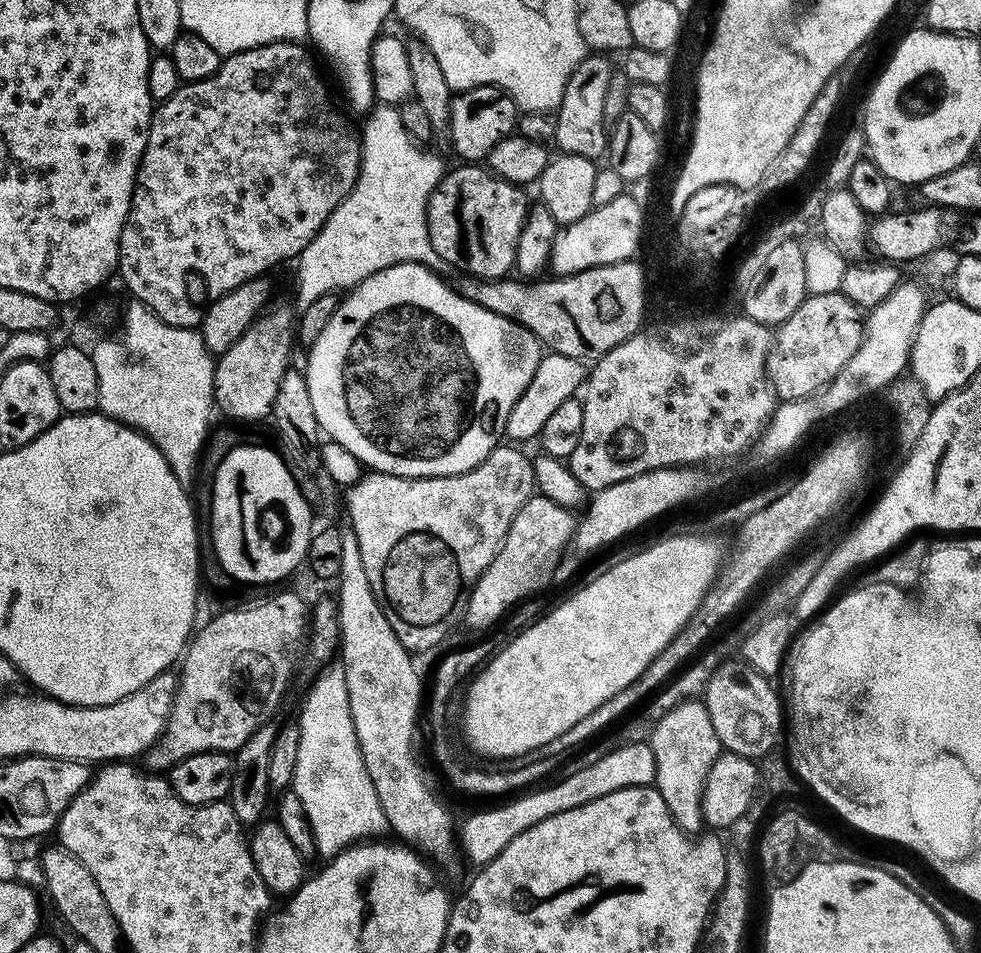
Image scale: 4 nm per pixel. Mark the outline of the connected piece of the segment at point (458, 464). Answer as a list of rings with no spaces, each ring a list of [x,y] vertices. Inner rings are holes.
[[[395,264],[389,268],[384,268],[381,272],[376,272],[370,278],[366,278],[363,282],[356,285],[341,299],[340,305],[334,310],[334,314],[330,318],[330,322],[326,322],[326,330],[322,330],[322,334],[318,334],[318,342],[314,342],[307,349],[308,352],[308,368],[306,367],[306,375],[308,385],[310,386],[310,398],[314,402],[314,414],[320,423],[321,433],[331,443],[346,446],[346,450],[350,450],[350,454],[354,454],[354,458],[358,458],[361,465],[365,469],[374,472],[385,472],[391,476],[453,476],[454,474],[462,474],[468,472],[474,466],[478,466],[487,458],[491,452],[497,448],[504,436],[504,427],[510,418],[510,410],[514,410],[514,402],[518,402],[520,395],[526,390],[526,386],[530,386],[530,378],[534,378],[534,370],[538,370],[538,362],[542,355],[542,345],[536,339],[534,333],[526,330],[521,324],[515,324],[514,321],[506,319],[505,316],[494,314],[490,310],[486,310],[482,306],[478,306],[473,300],[468,300],[465,296],[461,296],[455,287],[452,288],[444,281],[443,275],[437,274],[431,268],[427,268],[424,264]]]

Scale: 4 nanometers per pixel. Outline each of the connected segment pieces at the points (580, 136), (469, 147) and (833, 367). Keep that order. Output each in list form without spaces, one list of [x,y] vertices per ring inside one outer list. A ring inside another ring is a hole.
[[[588,54],[570,74],[566,90],[560,99],[559,108],[555,109],[556,139],[555,147],[569,156],[581,156],[587,160],[599,161],[608,151],[609,125],[604,118],[606,90],[614,82],[612,64],[607,55]]]
[[[483,84],[477,88],[460,90],[453,95],[447,135],[464,162],[483,161],[506,137],[513,135],[518,124],[518,109],[503,88]]]
[[[841,291],[805,296],[802,306],[798,306],[798,310],[794,310],[794,314],[790,314],[790,318],[786,318],[786,322],[775,329],[766,358],[766,370],[777,397],[781,401],[807,400],[808,397],[815,396],[821,388],[827,388],[830,381],[842,370],[842,366],[846,366],[846,362],[850,362],[850,358],[854,358],[854,354],[860,351],[860,343],[864,341],[865,323],[861,308],[850,302],[850,298]]]

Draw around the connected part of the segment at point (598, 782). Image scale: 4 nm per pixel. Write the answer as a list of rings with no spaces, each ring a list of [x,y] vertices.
[[[620,742],[618,744],[613,752],[608,752],[605,756],[600,756],[597,760],[574,769],[569,776],[548,782],[553,784],[545,783],[507,802],[497,803],[500,804],[497,808],[484,808],[481,812],[474,813],[464,825],[459,825],[458,828],[458,844],[463,855],[465,852],[476,866],[489,864],[505,846],[514,842],[514,838],[518,838],[518,834],[530,830],[530,826],[538,826],[538,822],[546,818],[554,818],[554,814],[562,814],[566,810],[578,810],[578,806],[586,806],[586,802],[594,802],[594,798],[606,798],[606,794],[614,794],[614,790],[655,785],[656,759],[652,753],[651,743]]]

